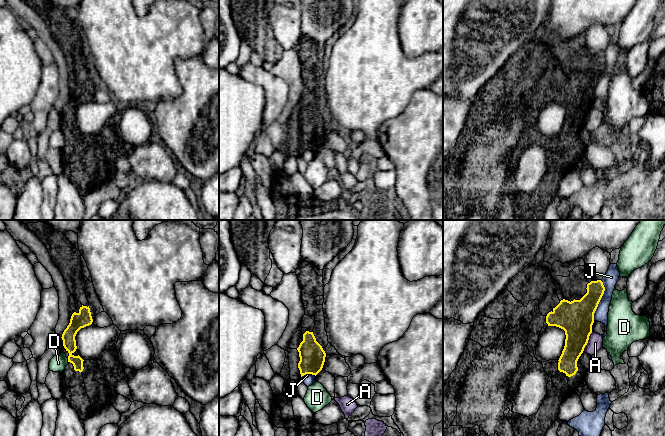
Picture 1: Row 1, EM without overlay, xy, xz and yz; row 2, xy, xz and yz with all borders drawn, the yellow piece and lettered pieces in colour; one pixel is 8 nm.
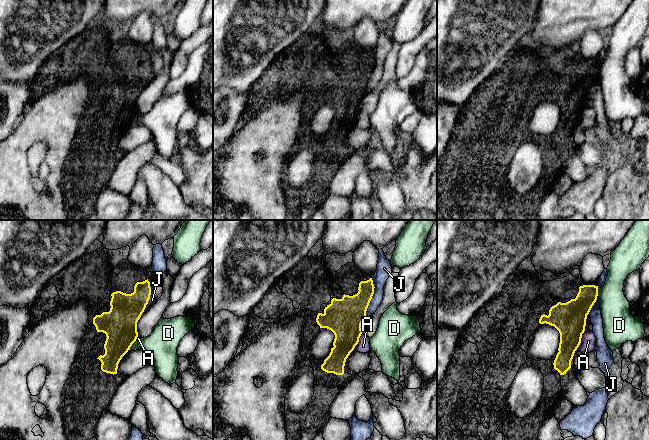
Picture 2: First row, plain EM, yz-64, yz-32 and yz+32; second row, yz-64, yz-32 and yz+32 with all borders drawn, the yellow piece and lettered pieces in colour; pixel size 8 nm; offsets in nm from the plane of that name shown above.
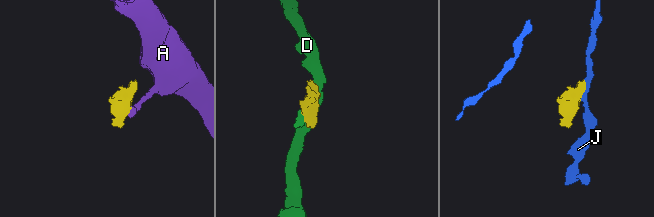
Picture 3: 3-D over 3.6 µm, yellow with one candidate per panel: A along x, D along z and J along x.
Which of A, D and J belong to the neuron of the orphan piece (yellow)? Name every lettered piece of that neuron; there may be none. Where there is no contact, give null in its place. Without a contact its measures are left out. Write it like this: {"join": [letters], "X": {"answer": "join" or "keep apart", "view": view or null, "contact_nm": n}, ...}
{"join": [], "A": {"answer": "keep apart", "view": "yz", "contact_nm": 180}, "D": {"answer": "keep apart", "view": "xy", "contact_nm": 30}, "J": {"answer": "keep apart", "view": "yz", "contact_nm": 320}}

